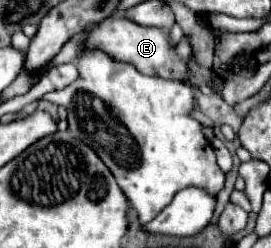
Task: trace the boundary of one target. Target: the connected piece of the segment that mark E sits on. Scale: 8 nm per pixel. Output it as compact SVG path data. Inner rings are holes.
M110 16L90 28L90 32L82 44L82 52L84 50L100 50L116 62L132 64L138 72L142 72L146 76L160 76L160 78L168 78L168 80L188 80L188 76L190 76L188 66L186 66L186 62L182 62L178 58L176 48L170 46L168 34L170 34L168 30L144 28L138 24L132 24L126 18Z

